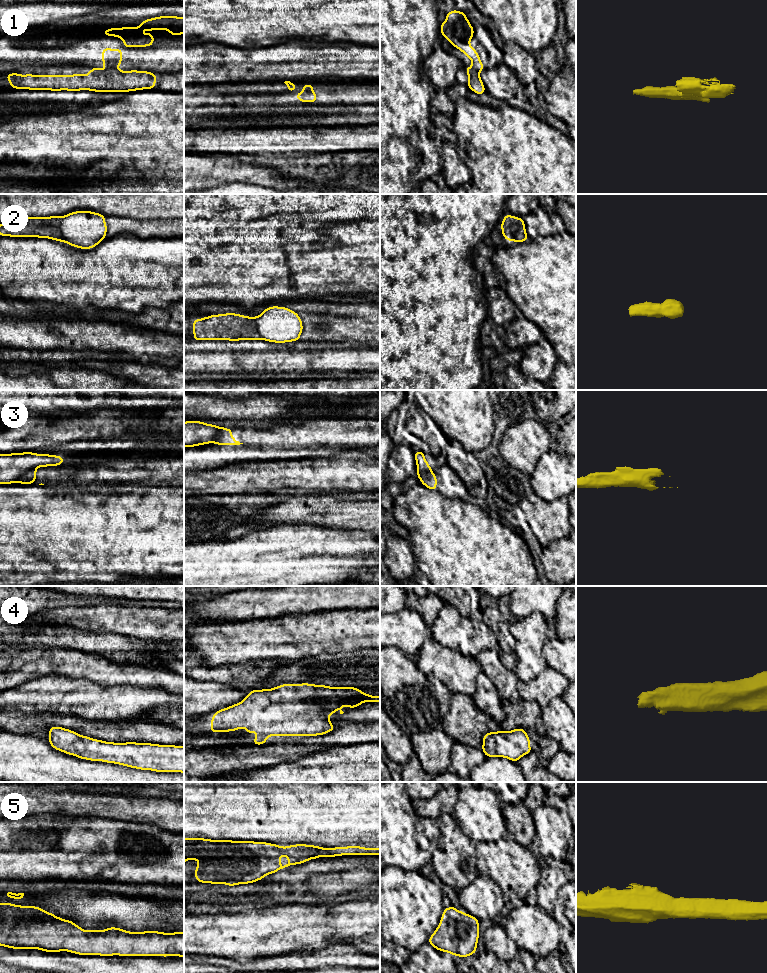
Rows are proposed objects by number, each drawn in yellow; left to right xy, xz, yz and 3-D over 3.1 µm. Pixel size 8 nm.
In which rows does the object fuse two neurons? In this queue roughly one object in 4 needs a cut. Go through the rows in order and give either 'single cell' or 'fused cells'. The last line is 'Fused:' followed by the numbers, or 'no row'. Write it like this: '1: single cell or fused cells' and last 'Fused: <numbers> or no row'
1: fused cells
2: single cell
3: fused cells
4: single cell
5: single cell
Fused: 1, 3

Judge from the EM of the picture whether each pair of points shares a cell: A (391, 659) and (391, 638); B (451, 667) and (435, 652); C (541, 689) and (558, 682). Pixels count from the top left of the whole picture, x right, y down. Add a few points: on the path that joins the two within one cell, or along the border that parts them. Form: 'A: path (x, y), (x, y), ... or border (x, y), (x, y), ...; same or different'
A: border (390, 645), (399, 648), (411, 658); different
B: path (447, 664), (439, 656); same
C: path (545, 687), (550, 683), (554, 683); same

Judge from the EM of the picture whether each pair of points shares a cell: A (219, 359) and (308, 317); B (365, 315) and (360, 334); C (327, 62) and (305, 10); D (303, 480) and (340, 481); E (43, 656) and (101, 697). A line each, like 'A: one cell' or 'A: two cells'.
A: two cells
B: one cell
C: two cells
D: one cell
E: two cells

